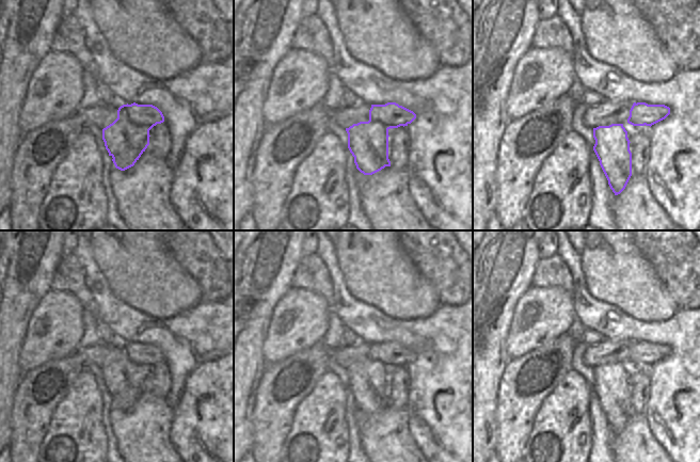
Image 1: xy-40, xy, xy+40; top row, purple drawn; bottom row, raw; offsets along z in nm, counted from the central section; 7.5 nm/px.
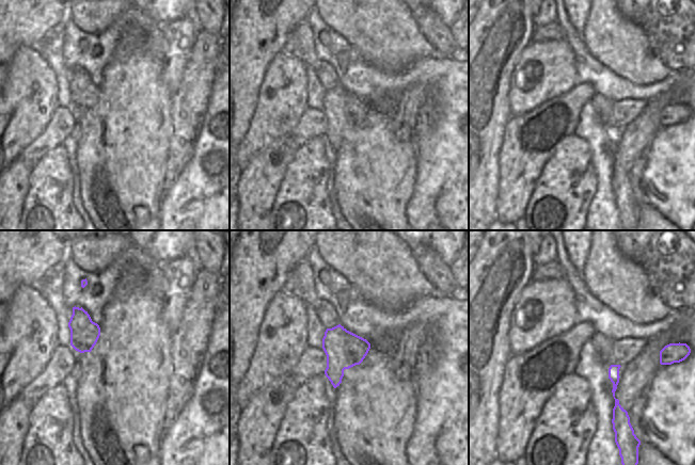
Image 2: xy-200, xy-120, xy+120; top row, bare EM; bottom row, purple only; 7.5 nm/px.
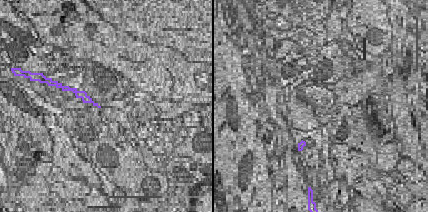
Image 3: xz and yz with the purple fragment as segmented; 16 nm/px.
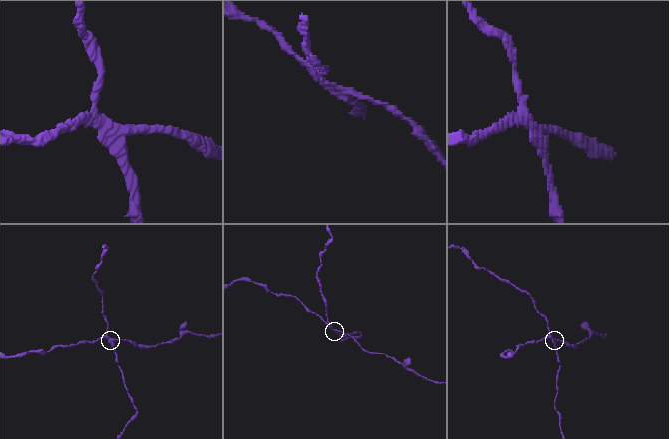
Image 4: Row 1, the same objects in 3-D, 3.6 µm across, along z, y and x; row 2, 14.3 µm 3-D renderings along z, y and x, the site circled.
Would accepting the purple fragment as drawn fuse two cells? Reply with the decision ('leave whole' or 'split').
split

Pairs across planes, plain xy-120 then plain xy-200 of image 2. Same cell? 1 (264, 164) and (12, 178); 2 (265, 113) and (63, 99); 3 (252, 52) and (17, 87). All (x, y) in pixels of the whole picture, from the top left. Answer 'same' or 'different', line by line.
1: same
2: different
3: different

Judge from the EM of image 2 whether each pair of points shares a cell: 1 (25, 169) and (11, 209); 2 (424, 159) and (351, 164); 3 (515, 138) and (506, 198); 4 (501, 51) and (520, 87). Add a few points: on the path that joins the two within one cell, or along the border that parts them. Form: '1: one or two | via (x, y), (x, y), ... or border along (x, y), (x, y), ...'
1: one | via (15, 178), (11, 187), (11, 199)
2: two | border along (413, 137), (413, 147), (415, 150), (414, 185)
3: one | via (515, 153), (515, 183)
4: two | border along (522, 49), (510, 78), (507, 97)

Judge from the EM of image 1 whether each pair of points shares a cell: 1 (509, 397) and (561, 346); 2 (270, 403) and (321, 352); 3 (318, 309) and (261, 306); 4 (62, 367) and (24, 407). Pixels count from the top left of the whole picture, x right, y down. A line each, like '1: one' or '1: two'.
1: one
2: one
3: two
4: one

